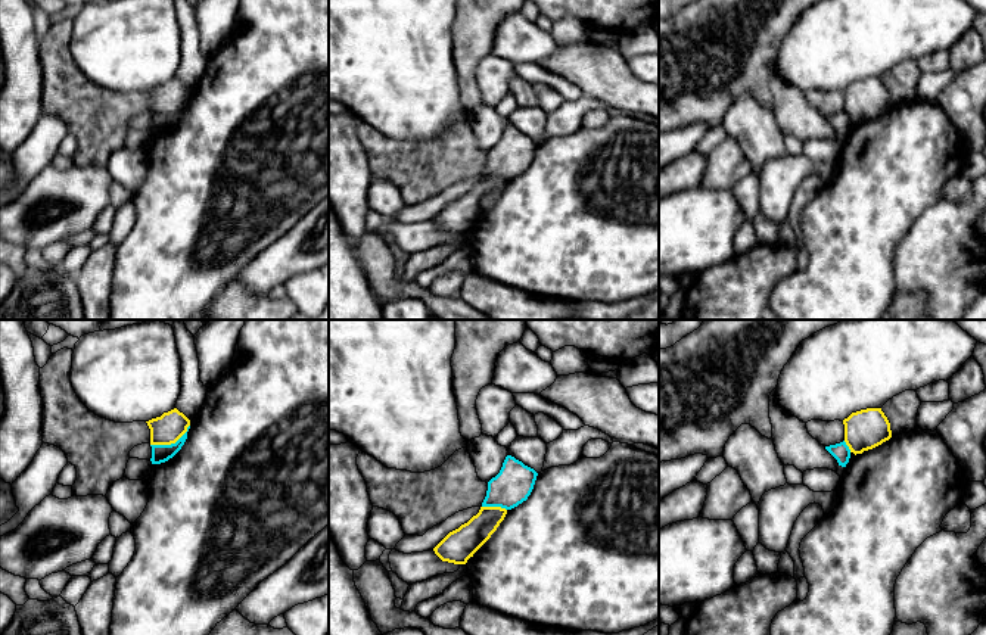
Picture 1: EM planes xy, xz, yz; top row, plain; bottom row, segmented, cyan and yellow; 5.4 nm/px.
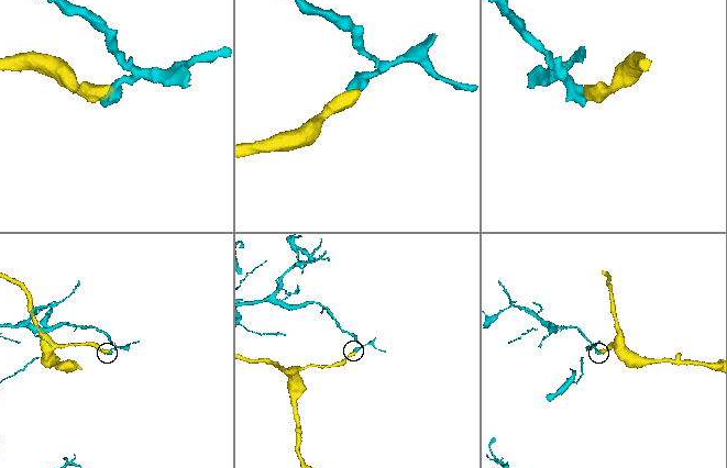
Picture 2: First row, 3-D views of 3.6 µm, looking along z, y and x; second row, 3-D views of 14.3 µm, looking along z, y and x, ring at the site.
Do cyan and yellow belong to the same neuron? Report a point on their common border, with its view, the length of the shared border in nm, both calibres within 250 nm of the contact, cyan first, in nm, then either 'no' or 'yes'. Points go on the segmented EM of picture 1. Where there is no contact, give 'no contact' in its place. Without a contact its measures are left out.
contact xy (171, 444); length 240 nm; calibres 100 and 160 nm; no

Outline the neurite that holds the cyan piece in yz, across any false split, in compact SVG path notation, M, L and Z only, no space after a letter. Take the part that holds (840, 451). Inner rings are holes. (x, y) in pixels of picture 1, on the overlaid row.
M846 442L825 446L825 449L837 460L839 466L846 467L850 458L850 449Z

